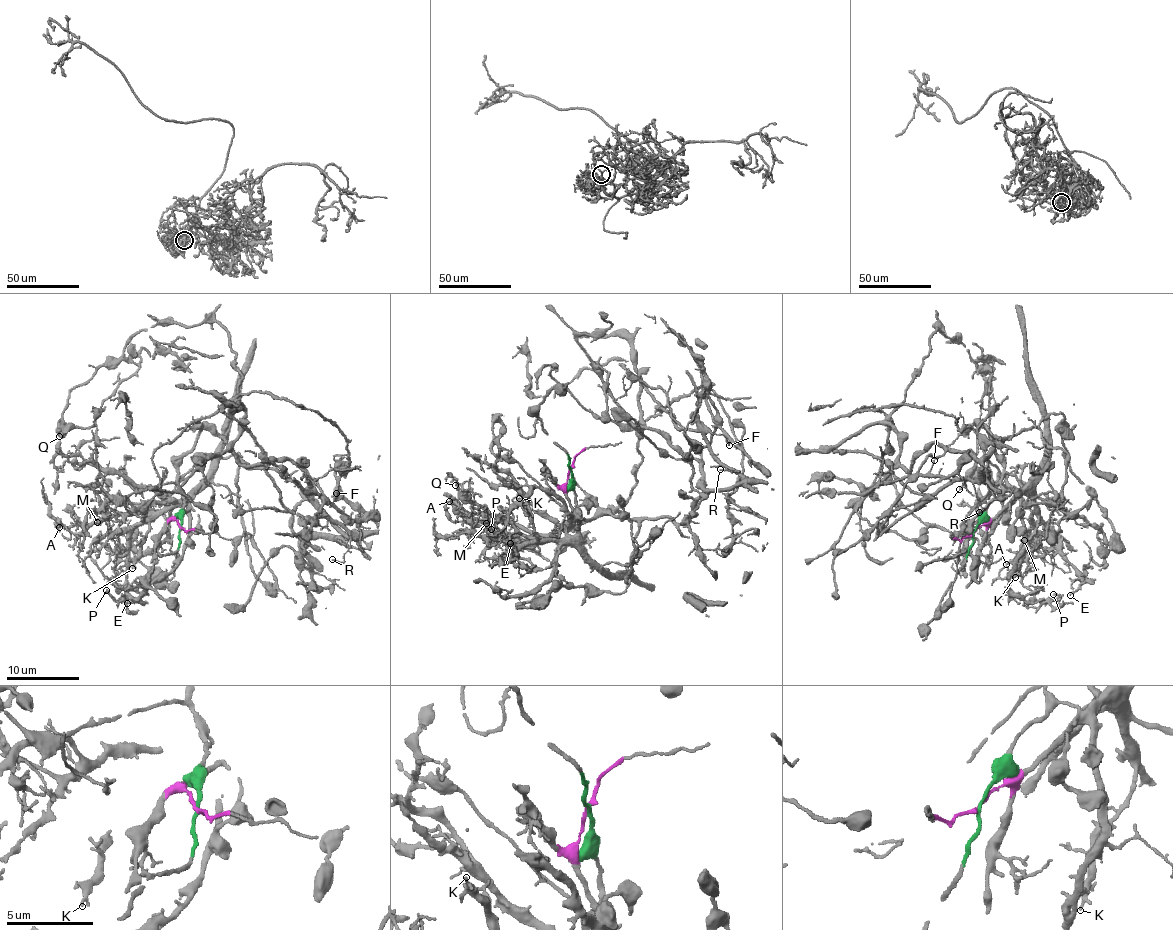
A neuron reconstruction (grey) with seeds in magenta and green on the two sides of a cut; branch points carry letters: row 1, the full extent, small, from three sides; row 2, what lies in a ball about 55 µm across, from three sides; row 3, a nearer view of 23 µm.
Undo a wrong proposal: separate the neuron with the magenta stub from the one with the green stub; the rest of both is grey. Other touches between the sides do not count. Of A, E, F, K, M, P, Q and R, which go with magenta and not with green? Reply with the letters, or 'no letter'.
A, E, K, M, P

